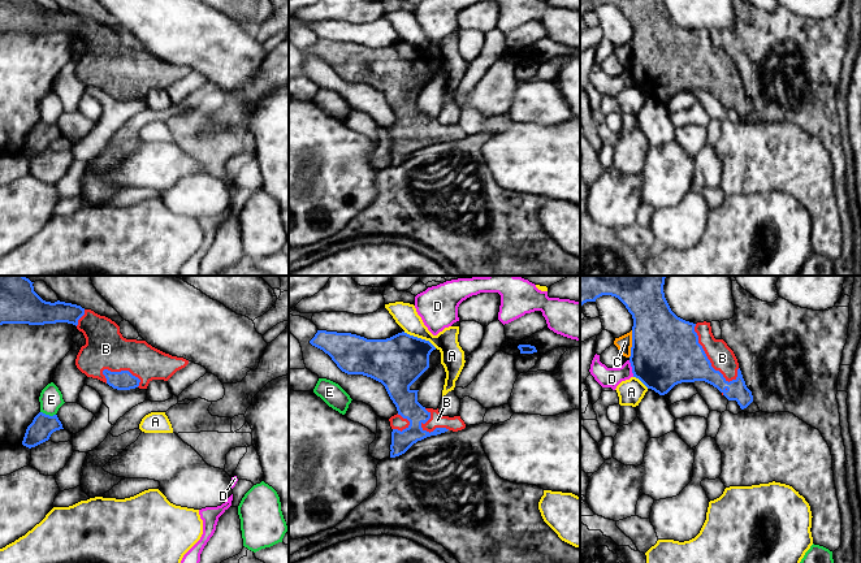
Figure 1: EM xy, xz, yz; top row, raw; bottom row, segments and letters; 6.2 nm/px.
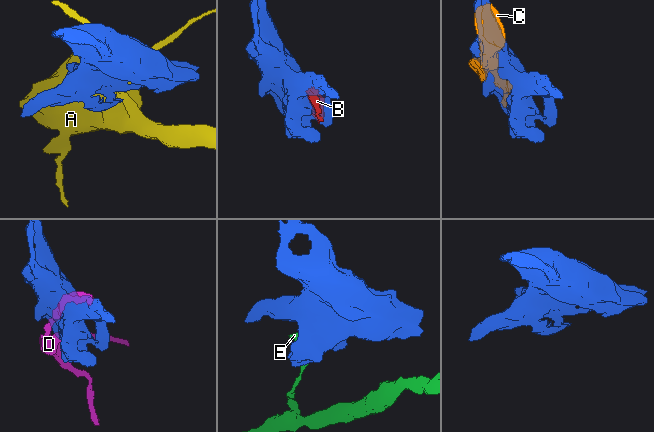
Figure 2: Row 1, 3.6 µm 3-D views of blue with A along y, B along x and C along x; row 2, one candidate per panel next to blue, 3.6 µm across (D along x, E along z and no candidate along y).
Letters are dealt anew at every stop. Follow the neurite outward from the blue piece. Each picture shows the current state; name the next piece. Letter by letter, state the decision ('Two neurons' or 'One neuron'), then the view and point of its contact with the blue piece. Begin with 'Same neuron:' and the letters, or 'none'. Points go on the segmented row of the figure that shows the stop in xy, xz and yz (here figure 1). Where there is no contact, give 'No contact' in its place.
Same neuron: B
A: Two neurons. Touches blue at xz (420, 338)
B: One neuron. Touches blue at yz (706, 356)
C: Two neurons. Touches blue at yz (632, 343)
D: Two neurons. Touches blue at yz (632, 368)
E: Two neurons. Touches blue at xy (48, 415)

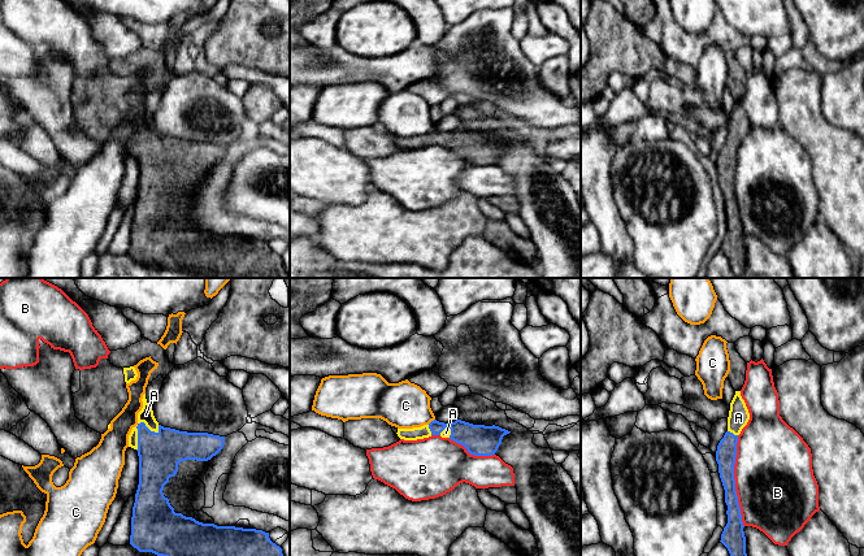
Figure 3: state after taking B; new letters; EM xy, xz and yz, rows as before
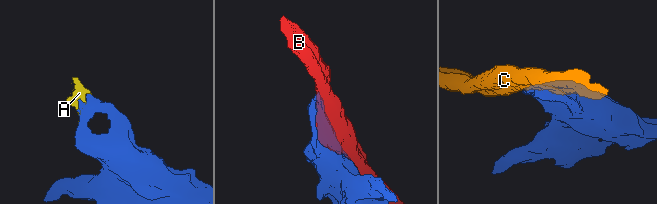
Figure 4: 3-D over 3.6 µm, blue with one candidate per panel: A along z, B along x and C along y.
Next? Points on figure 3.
Same neuron: A
A: One neuron. Touches blue at xy (138, 425)
B: Two neurons. Touches blue at yz (734, 481)
C: Two neurons. Touches blue at xz (432, 421)

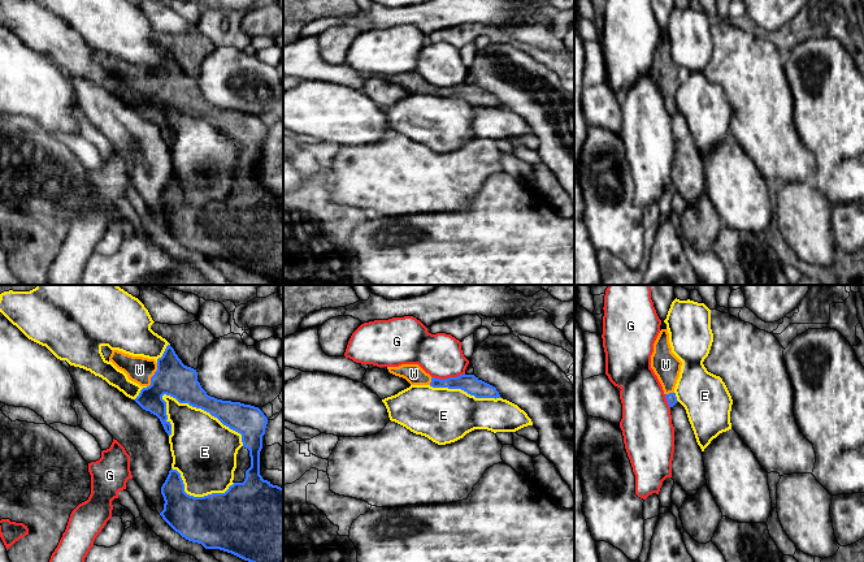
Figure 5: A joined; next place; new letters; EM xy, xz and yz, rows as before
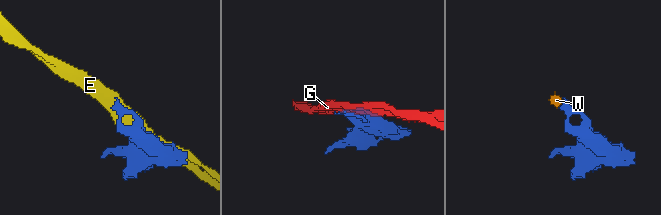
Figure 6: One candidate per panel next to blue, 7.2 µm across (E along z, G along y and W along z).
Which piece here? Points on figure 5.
Same neuron: W
E: Two neurons. Touches blue at xy (207, 411)
G: Two neurons. Touches blue at xz (448, 377)
W: One neuron. Touches blue at xy (153, 375)

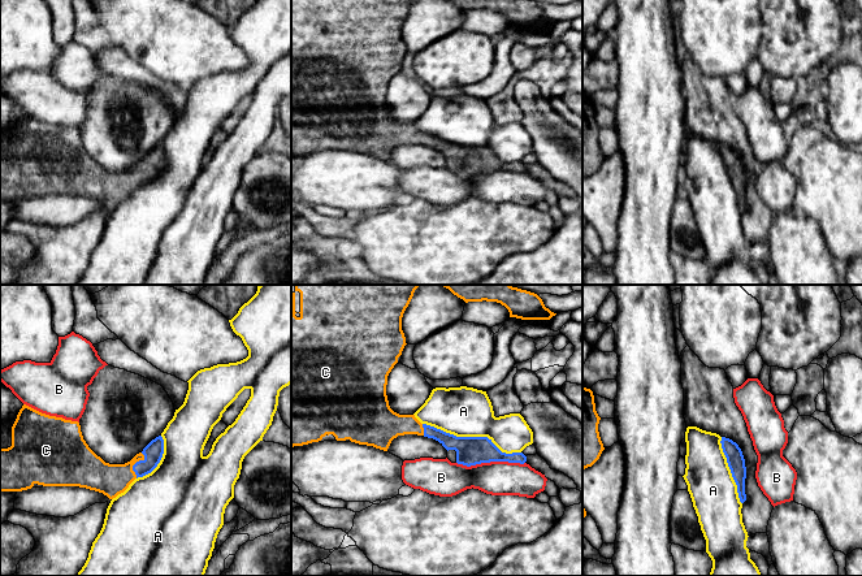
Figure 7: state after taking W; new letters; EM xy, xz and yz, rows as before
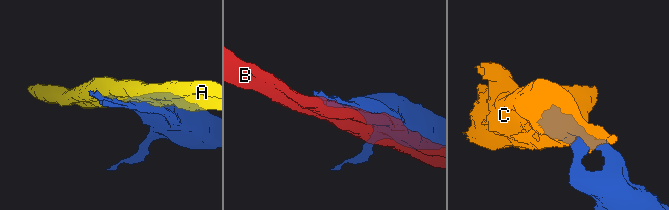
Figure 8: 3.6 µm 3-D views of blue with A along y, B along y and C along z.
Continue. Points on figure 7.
Same neuron: C
A: Two neurons. Touches blue at xz (472, 437)
B: Two neurons. Touches blue at xz (490, 460)
C: One neuron. Touches blue at xy (134, 464)

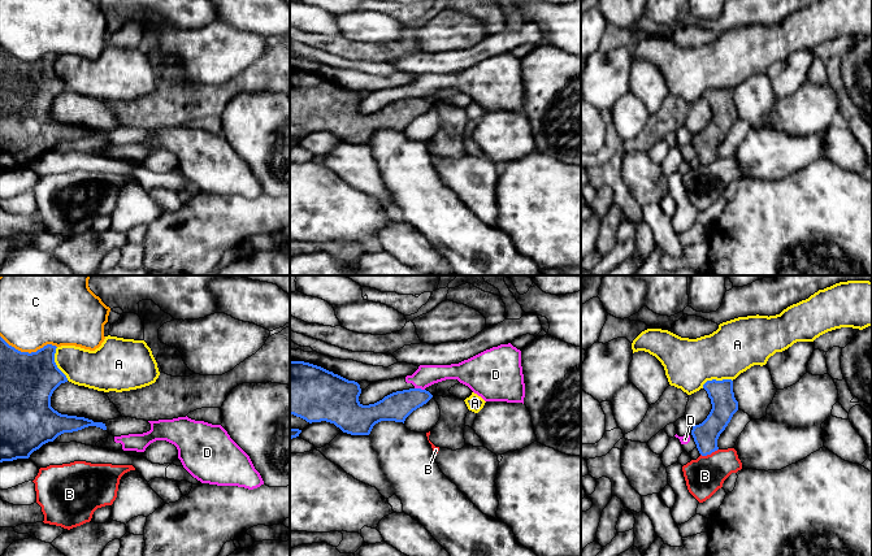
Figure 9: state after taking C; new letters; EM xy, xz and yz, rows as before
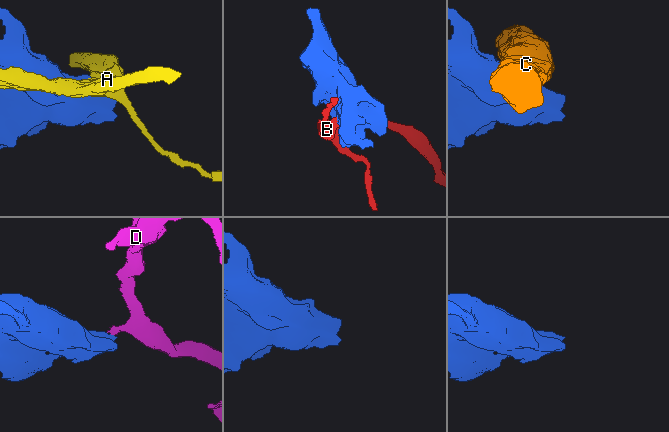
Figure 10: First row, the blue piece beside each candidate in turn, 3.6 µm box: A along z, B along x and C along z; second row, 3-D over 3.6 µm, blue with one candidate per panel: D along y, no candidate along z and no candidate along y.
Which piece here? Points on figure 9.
Same neuron: none
A: Two neurons. Touches blue at xy (55, 364)
B: Two neurons. Touches blue at yz (708, 454)
C: Two neurons. Touches blue at xy (27, 352)
D: Two neurons. Touches blue at xz (420, 389)

